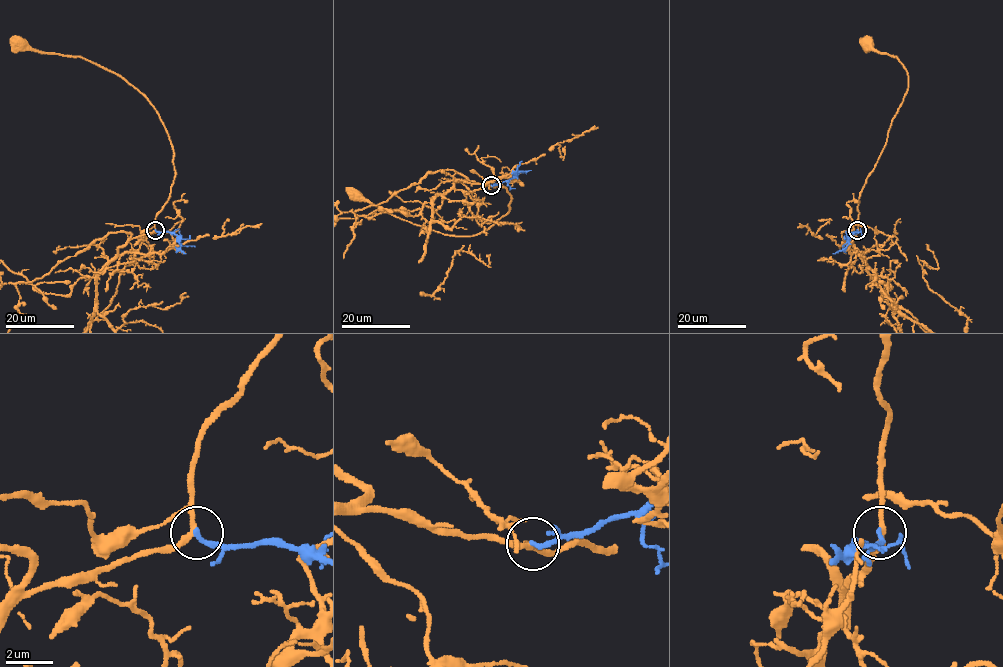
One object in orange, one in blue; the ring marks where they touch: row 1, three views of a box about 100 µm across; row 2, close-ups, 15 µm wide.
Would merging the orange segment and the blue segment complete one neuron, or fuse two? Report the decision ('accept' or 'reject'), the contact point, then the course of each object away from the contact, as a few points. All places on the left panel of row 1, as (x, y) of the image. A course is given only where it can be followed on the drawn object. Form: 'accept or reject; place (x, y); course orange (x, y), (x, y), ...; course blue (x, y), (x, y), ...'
reject; place (155, 230); course orange (155, 229), (155, 215), (168, 200), (174, 176), (174, 150), (154, 106), (114, 73), (84, 58), (16, 44); course blue (155, 230), (175, 234), (180, 248), (186, 253)

